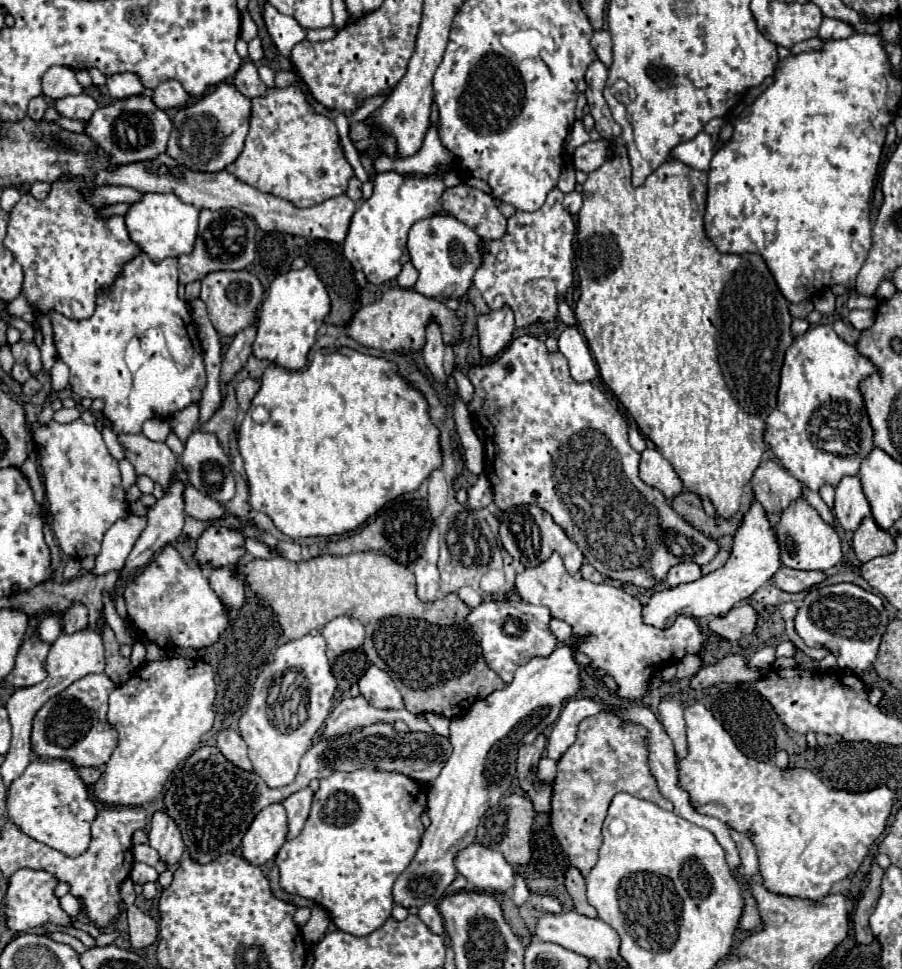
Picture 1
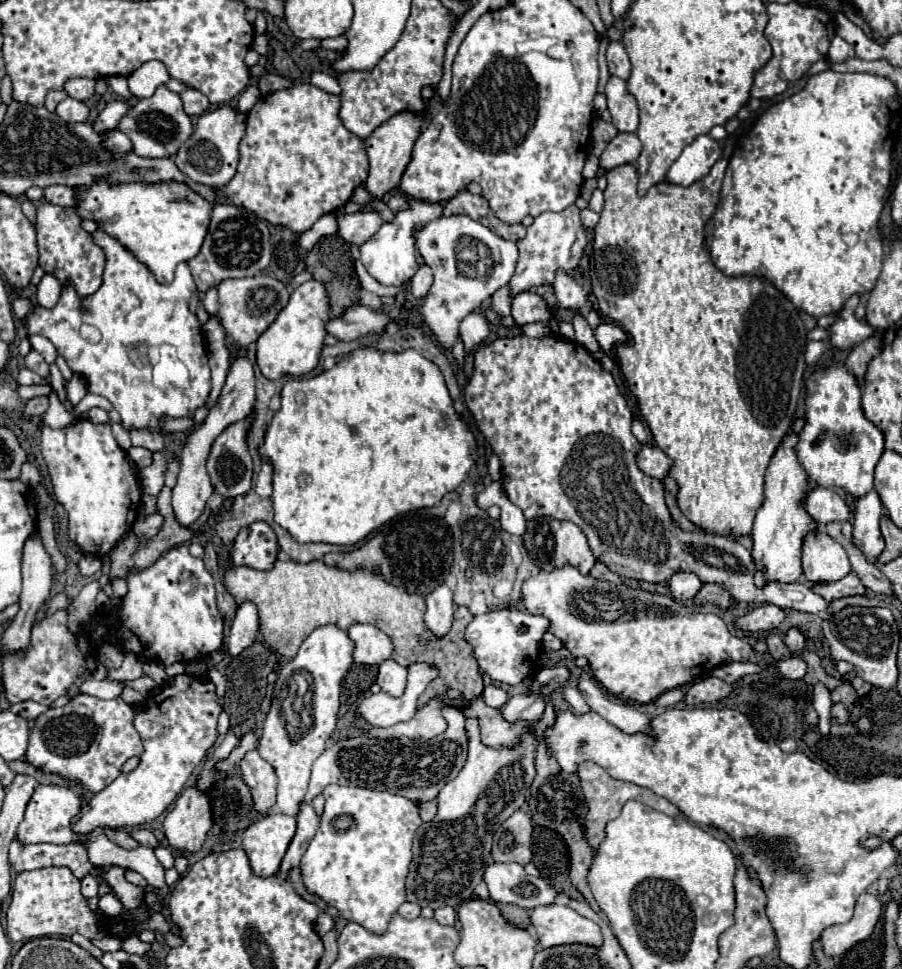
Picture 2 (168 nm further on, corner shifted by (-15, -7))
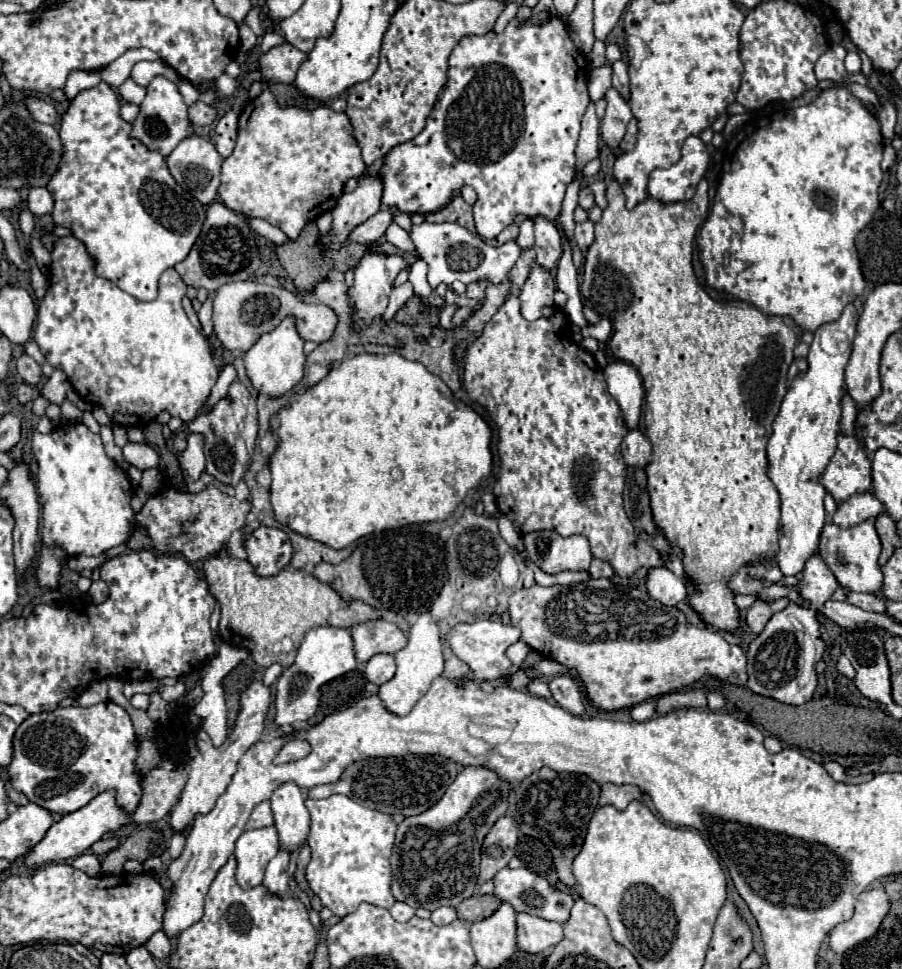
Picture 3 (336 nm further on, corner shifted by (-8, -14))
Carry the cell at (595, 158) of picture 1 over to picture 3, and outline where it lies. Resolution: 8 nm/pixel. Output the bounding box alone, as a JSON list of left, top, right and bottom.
[620,119,638,153]

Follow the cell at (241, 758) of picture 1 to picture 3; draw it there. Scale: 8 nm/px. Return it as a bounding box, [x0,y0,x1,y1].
[246,801,274,829]

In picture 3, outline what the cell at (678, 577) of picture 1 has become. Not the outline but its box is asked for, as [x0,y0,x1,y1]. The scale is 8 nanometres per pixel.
[648,569,688,607]

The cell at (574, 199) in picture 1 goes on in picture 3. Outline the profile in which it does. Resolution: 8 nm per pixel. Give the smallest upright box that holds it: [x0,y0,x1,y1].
[574,221,594,253]

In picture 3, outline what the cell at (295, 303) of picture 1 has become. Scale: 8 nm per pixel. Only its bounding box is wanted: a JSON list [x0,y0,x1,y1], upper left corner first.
[244,315,306,397]

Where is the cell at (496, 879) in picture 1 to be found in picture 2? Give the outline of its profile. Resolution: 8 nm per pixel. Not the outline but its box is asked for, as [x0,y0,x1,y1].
[483,864,559,910]

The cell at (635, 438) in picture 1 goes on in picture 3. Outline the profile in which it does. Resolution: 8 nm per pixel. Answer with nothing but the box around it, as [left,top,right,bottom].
[604,361,642,431]

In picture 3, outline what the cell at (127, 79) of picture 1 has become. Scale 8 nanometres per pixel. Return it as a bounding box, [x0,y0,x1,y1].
[132,61,180,87]

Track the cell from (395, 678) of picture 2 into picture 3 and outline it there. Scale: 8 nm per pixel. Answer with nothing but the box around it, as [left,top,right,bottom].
[364,655,396,685]

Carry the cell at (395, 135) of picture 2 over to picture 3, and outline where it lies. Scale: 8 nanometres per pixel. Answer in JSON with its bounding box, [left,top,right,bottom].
[322,173,384,249]

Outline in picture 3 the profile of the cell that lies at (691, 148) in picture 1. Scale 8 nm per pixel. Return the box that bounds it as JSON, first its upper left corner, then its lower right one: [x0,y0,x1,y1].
[648,137,708,203]

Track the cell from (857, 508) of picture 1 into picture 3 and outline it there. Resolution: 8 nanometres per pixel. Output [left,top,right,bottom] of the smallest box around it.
[818,519,882,591]

